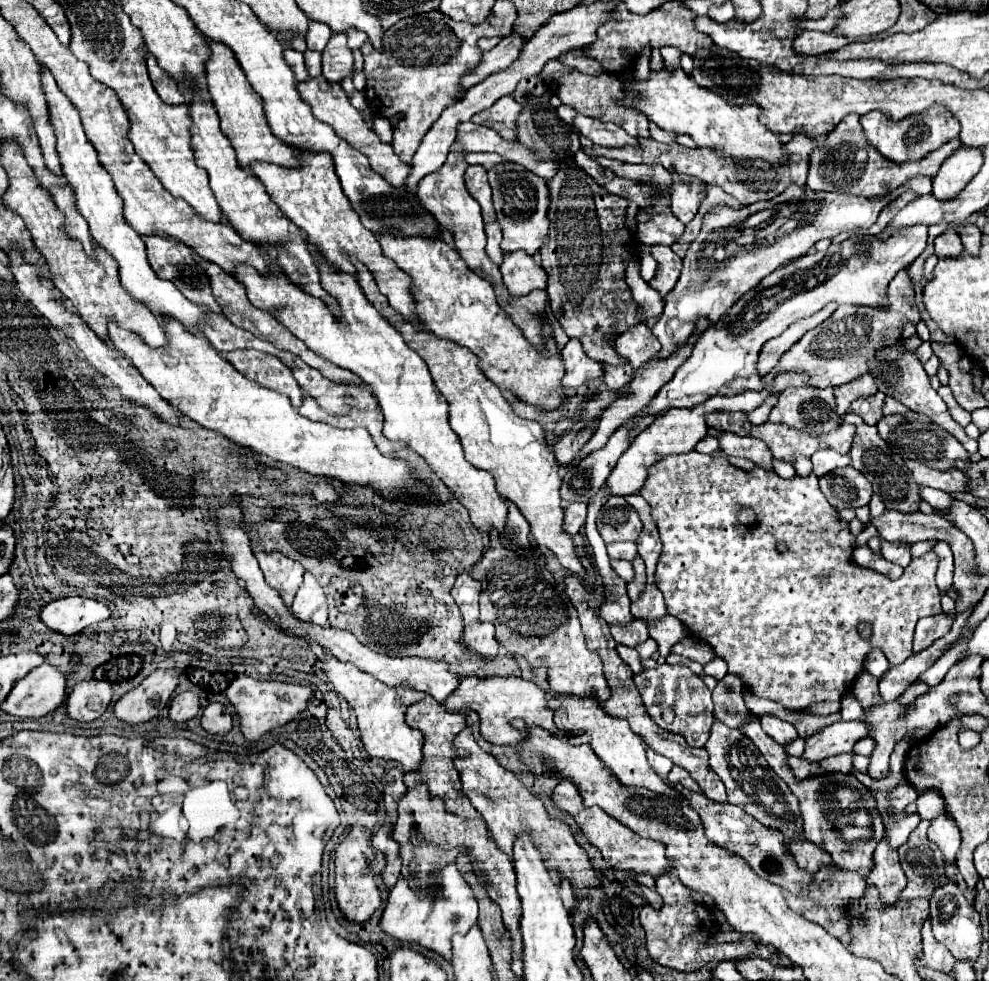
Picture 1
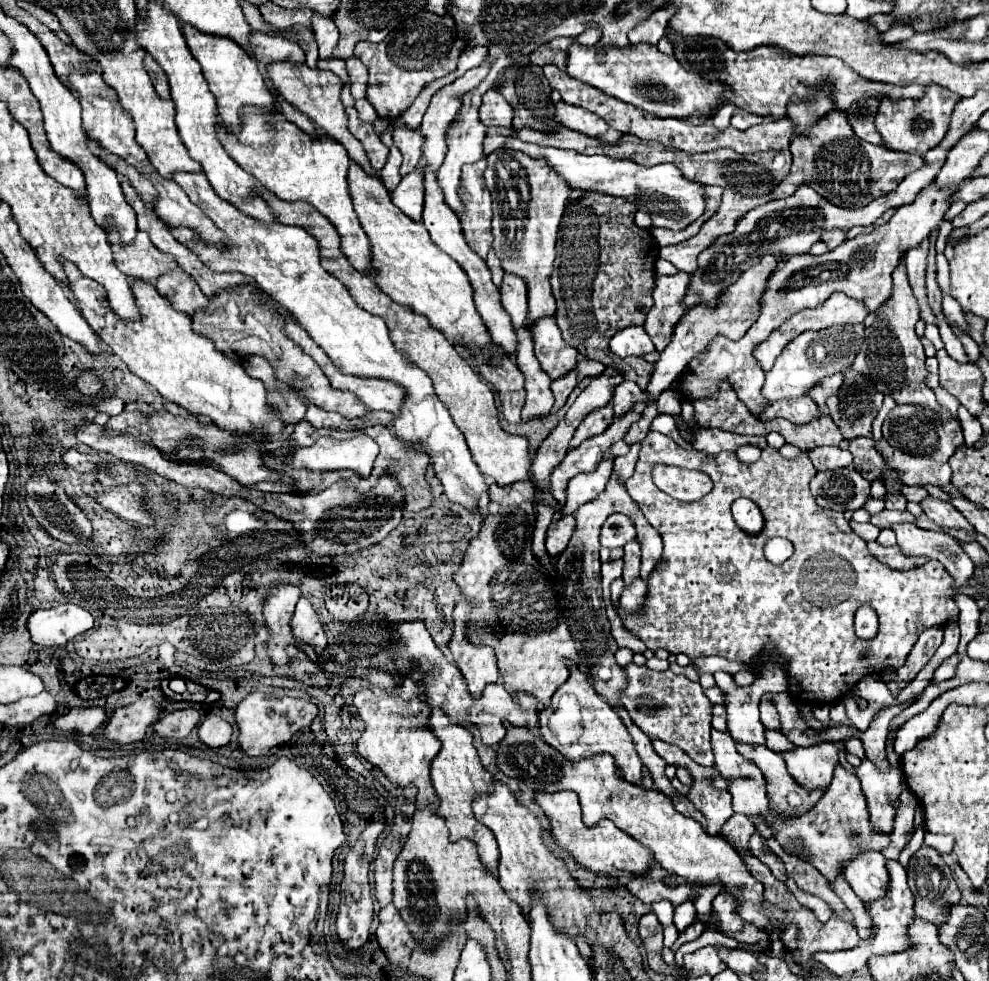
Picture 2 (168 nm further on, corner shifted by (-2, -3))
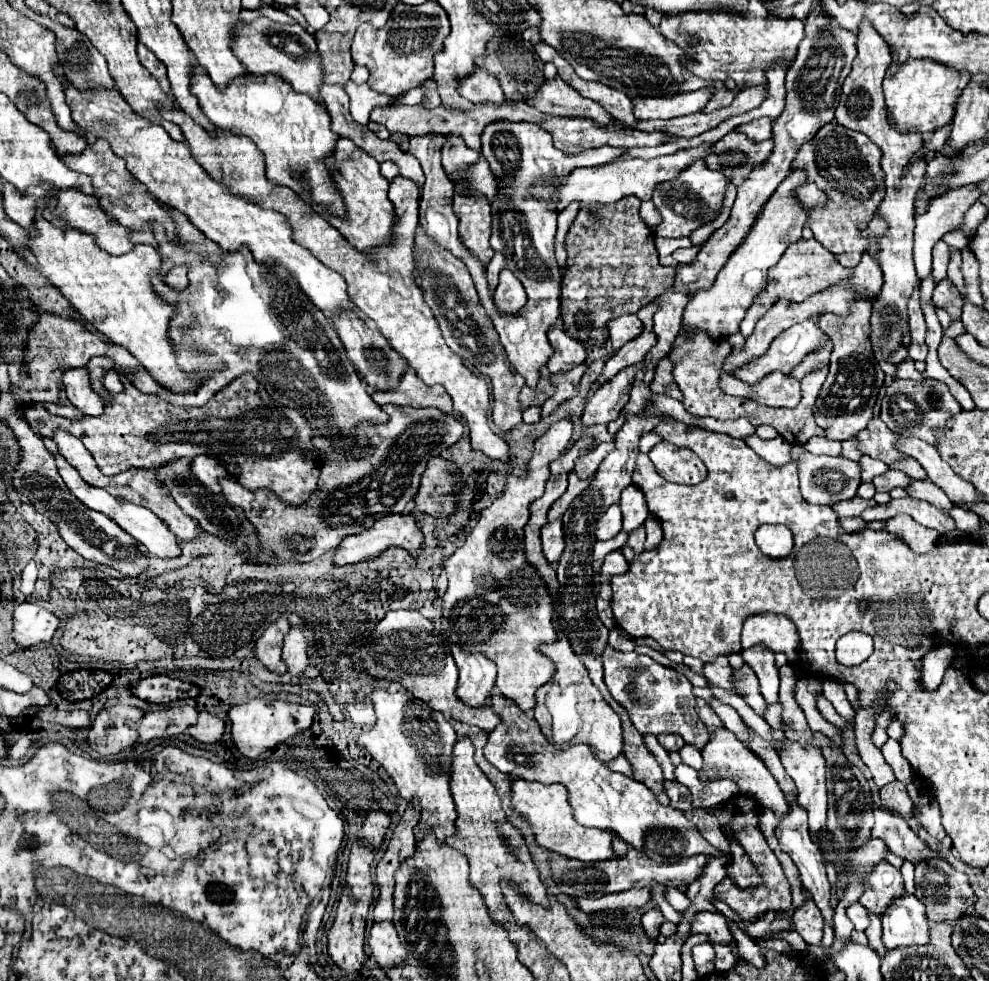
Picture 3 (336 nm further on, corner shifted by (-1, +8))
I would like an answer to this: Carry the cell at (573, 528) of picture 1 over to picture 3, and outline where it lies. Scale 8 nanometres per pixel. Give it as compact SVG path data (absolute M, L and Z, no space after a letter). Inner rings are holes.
M556 519L542 527L542 549L550 563L556 563L556 559L560 559L560 551L564 549L562 519Z

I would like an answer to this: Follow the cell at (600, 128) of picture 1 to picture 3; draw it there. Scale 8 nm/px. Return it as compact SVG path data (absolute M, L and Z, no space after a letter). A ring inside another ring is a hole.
M558 75L548 79L544 87L540 87L536 99L532 99L532 107L548 115L560 117L590 117L598 125L612 125L612 115L596 101L582 97L576 89L568 87Z

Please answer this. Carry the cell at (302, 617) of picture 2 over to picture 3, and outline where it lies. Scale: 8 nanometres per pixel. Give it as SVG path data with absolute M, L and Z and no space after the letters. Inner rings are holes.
M292 625L286 633L282 659L286 661L286 667L292 675L302 675L308 667L308 641L300 625Z

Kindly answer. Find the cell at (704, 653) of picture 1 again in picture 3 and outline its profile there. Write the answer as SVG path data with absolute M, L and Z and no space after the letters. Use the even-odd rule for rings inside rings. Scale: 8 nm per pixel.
M755 645L750 649L742 649L740 655L758 675L760 691L766 703L778 703L780 679L775 665L775 653L765 645Z

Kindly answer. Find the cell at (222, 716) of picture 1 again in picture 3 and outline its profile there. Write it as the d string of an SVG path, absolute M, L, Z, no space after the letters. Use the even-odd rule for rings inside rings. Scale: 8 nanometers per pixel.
M200 711L198 723L188 729L188 733L202 743L216 743L224 733L224 721L208 711Z

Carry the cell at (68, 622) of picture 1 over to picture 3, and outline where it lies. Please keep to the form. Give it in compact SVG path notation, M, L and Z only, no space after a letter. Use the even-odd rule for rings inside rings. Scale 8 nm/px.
M20 603L14 607L14 641L22 647L30 647L36 643L48 643L52 641L52 635L56 633L60 625L60 619L34 603Z

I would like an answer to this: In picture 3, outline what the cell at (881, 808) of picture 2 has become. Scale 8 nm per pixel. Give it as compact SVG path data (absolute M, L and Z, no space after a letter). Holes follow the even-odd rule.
M874 807L874 819L876 823L872 827L872 837L882 839L886 847L898 857L908 859L912 863L930 857L940 857L908 827L908 823L898 813L884 811L882 807Z

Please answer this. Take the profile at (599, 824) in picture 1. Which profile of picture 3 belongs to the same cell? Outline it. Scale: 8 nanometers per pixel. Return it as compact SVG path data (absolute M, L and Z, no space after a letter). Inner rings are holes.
M514 779L512 783L512 807L526 817L526 821L532 827L532 833L536 835L538 845L570 857L570 859L580 859L586 863L598 863L598 861L608 861L614 857L612 849L612 831L604 829L590 829L582 827L576 823L570 801L568 801L568 791L564 785L544 785L538 781L524 781L524 779Z

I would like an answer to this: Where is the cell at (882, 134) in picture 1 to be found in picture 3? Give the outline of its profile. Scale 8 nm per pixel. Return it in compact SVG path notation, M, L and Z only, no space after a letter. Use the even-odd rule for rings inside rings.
M896 57L884 77L884 95L888 123L900 133L932 133L954 117L954 103L968 85L968 75L956 75L950 67L928 63L928 59L912 59L912 63L898 65Z

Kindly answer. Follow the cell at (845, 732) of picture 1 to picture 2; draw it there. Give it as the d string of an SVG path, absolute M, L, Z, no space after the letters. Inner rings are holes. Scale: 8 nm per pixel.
M823 742L809 748L793 748L781 756L799 786L807 790L827 790L833 768L839 762L839 750L843 750L843 742Z

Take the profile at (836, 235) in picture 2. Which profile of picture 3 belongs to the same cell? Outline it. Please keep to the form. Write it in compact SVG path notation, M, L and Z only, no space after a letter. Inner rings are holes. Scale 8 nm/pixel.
M832 121L824 125L812 141L800 147L790 165L790 173L796 169L804 171L808 181L814 181L828 195L828 207L812 211L812 215L808 215L808 225L814 233L814 239L834 253L840 265L856 265L866 251L868 243L862 239L860 231L868 225L870 217L884 199L884 171L880 167L880 159L880 147L864 133L850 131Z

